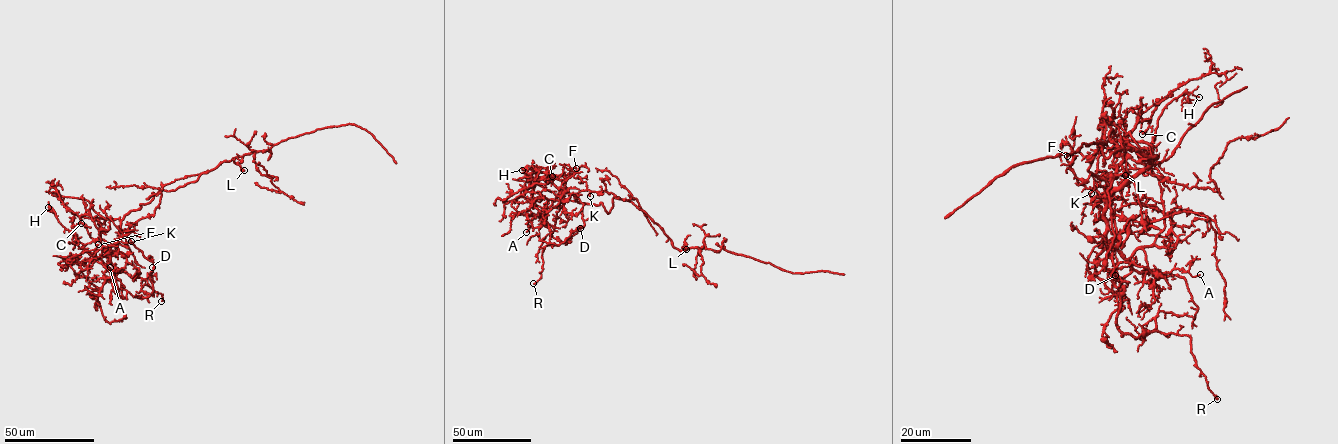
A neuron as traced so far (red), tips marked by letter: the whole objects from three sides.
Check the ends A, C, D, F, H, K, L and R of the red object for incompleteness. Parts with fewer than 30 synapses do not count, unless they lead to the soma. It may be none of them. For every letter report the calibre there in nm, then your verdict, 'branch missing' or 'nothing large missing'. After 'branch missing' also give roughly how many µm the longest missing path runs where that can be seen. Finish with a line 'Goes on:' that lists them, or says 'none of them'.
A: 100 nm | nothing large missing
C: 80 nm | nothing large missing
D: 120 nm | nothing large missing
F: 190 nm | nothing large missing
H: 90 nm | nothing large missing
K: 100 nm | nothing large missing
L: 340 nm | nothing large missing
R: 260 nm | nothing large missing
Goes on: none of them

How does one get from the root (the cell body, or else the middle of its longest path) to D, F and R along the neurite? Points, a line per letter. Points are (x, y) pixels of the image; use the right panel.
D: (1110, 140), (1113, 129), (1151, 147), (1144, 157), (1135, 149), (1150, 164), (1109, 195), (1115, 275)
F: (1110, 140), (1113, 129), (1150, 145), (1151, 154), (1135, 149), (1150, 164), (1104, 197), (1079, 183), (1067, 156)
R: (1110, 140), (1113, 129), (1151, 147), (1135, 149), (1150, 164), (1109, 195), (1117, 327), (1190, 337), (1217, 399)

